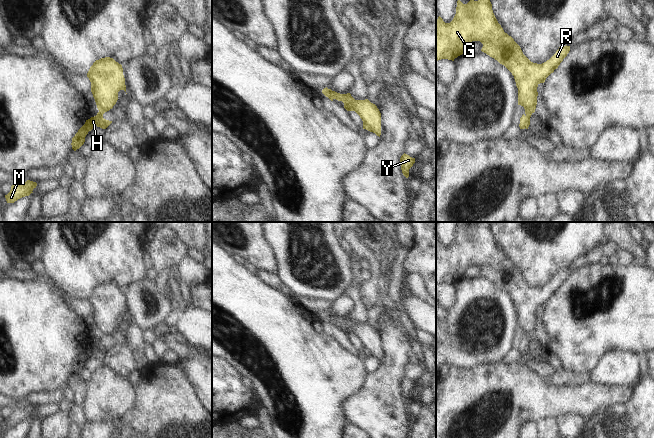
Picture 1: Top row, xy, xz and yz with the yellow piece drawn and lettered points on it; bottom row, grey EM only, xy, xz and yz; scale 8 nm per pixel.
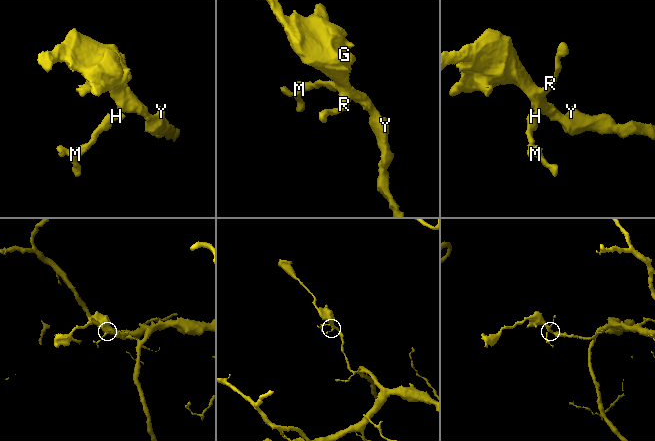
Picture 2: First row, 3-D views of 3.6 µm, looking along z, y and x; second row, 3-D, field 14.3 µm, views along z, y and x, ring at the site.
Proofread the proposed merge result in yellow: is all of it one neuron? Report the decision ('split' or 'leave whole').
split

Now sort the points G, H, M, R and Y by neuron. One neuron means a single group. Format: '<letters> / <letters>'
G R Y / H M

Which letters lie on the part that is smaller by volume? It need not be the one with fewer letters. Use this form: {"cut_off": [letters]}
{"cut_off": ["H", "M"]}

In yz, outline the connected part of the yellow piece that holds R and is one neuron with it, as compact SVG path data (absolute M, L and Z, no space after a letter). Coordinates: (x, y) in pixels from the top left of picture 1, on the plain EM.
M458 222L456 238L450 247L445 247L440 240L436 243L436 285L441 283L454 285L455 282L463 278L466 269L472 265L480 265L483 268L481 275L497 284L512 297L518 312L518 329L523 330L525 335L531 337L534 337L536 333L538 309L545 306L570 275L570 270L561 270L546 286L533 287L498 247L492 234L490 222L480 222L478 225L470 222L467 228L463 228Z

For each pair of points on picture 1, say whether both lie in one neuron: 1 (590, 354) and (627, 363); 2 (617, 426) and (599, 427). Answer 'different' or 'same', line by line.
1: different
2: same

